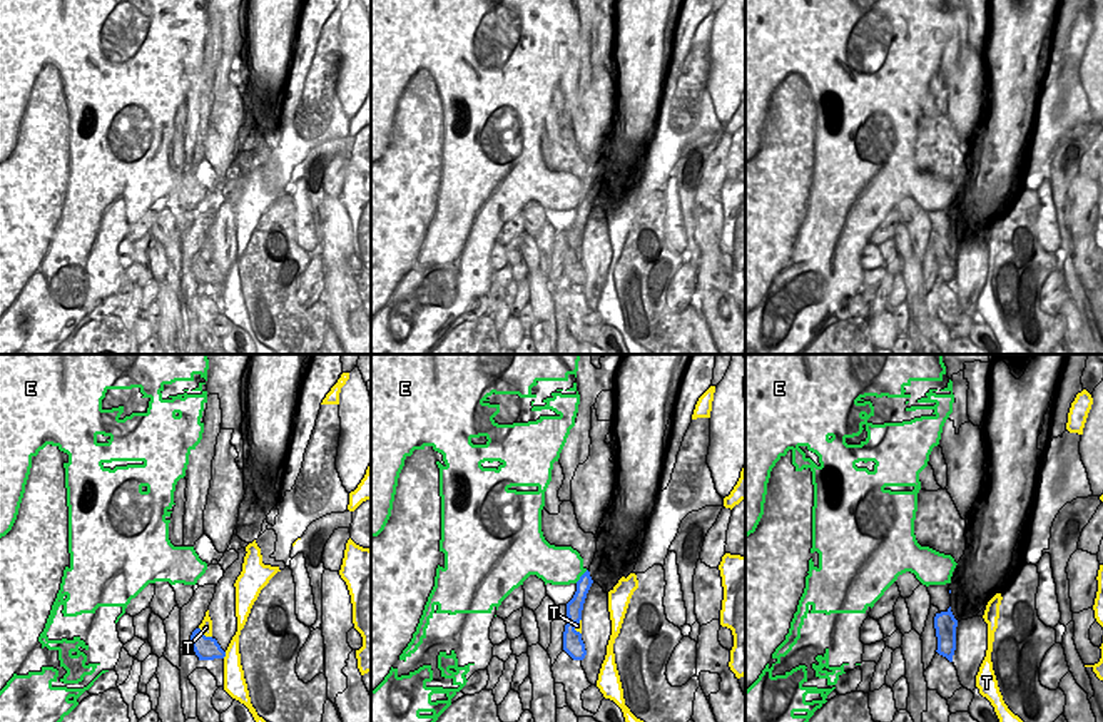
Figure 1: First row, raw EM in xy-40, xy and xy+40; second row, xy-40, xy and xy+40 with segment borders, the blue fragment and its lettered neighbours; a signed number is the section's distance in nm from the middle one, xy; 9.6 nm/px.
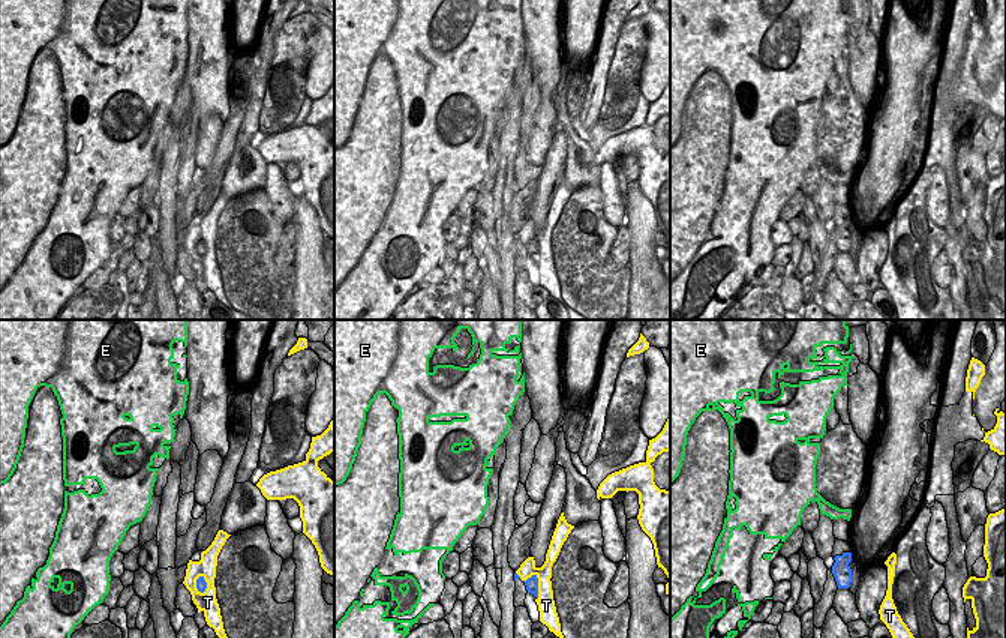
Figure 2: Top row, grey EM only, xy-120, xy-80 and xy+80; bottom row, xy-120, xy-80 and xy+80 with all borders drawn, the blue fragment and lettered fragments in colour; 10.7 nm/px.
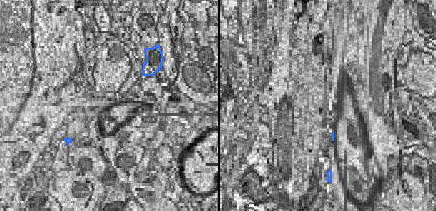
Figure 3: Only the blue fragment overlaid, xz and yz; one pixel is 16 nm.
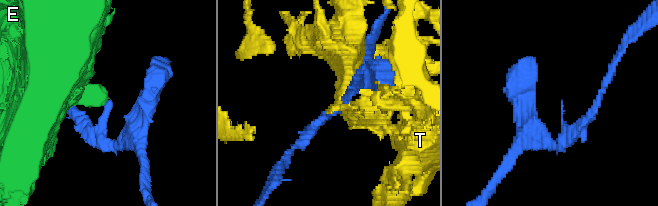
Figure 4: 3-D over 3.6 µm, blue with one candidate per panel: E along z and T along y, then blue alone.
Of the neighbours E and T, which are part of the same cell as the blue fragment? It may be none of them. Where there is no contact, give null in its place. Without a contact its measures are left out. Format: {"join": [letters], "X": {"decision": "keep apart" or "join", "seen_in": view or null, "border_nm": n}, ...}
{"join": [], "E": {"decision": "keep apart", "seen_in": "xy", "border_nm": 170}, "T": {"decision": "keep apart", "seen_in": "xy-40", "border_nm": 160}}

